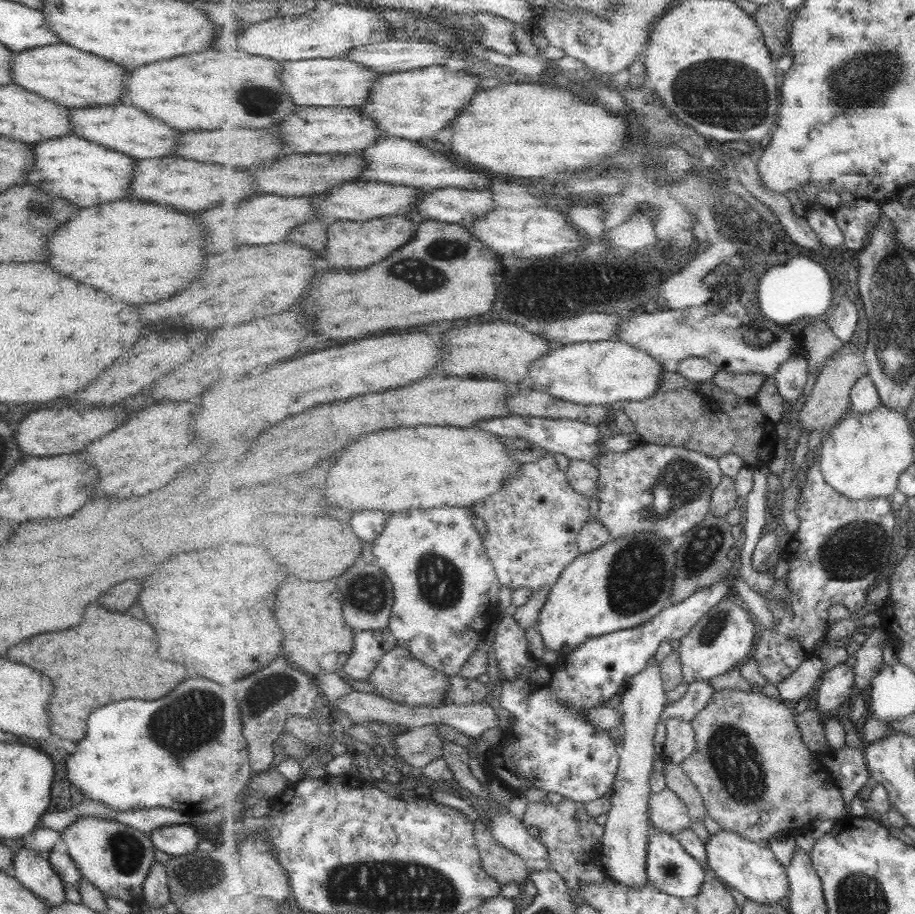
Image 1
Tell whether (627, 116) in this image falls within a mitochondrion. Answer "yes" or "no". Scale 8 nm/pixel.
no

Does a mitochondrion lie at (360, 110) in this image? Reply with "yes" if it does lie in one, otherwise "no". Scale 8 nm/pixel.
no

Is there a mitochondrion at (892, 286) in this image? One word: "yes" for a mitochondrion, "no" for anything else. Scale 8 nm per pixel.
yes

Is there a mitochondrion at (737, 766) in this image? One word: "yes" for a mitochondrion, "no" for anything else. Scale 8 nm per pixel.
yes

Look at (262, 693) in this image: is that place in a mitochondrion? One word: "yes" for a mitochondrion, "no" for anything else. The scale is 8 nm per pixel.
yes

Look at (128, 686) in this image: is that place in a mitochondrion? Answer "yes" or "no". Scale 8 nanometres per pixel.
no

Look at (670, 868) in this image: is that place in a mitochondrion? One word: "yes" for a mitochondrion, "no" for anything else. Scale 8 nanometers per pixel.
yes

